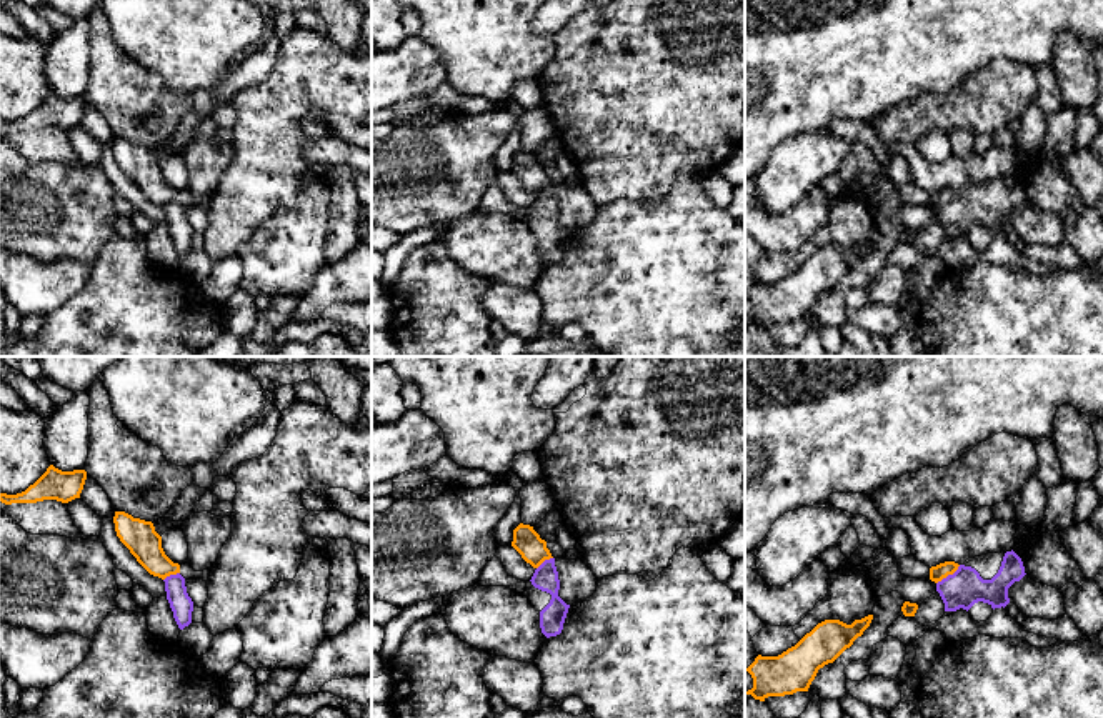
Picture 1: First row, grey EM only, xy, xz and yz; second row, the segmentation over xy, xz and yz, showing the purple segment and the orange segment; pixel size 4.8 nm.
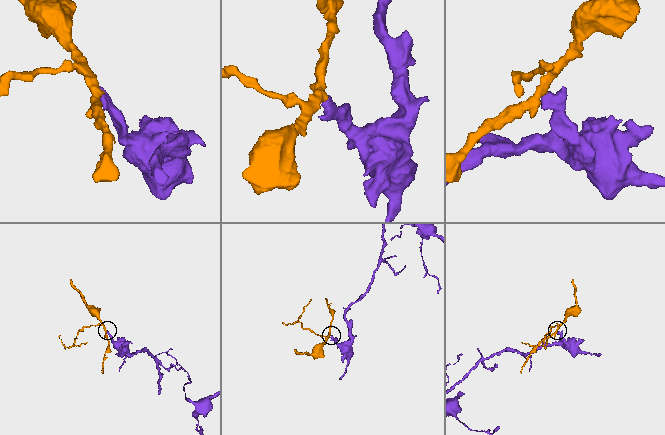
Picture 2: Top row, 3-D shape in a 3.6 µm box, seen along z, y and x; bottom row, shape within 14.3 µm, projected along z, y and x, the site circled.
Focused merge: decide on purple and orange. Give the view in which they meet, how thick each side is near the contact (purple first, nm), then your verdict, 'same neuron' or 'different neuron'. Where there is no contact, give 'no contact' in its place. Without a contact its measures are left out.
contact in yz; calibres 180 and 80 nm; different neuron

